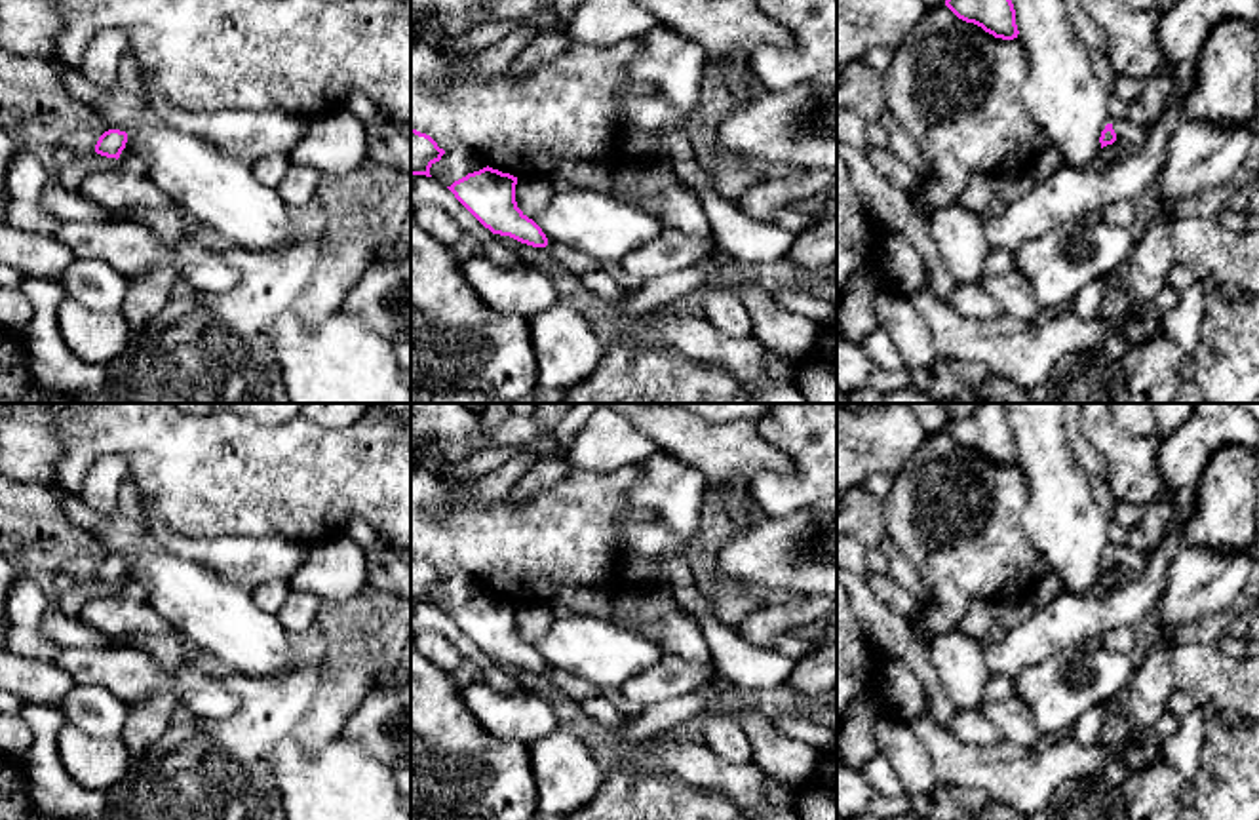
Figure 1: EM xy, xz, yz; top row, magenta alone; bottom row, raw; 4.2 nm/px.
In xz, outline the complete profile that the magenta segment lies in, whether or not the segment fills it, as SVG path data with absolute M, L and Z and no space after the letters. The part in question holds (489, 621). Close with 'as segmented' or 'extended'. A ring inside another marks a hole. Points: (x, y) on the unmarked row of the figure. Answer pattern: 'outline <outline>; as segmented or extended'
outline M487 592L447 615L493 660L546 674L548 664L542 654L517 634L515 611L517 603Z; as segmented

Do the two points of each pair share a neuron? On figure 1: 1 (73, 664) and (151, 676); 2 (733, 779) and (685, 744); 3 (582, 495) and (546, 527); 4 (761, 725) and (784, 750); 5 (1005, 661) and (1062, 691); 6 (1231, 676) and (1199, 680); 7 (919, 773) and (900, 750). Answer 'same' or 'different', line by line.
1: same
2: same
3: same
4: same
5: different
6: same
7: same

